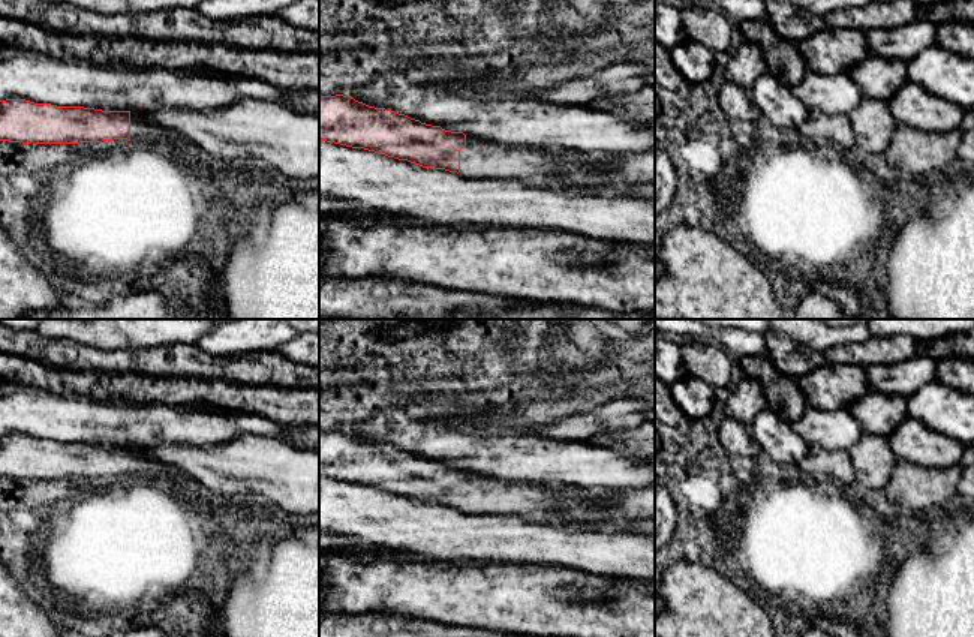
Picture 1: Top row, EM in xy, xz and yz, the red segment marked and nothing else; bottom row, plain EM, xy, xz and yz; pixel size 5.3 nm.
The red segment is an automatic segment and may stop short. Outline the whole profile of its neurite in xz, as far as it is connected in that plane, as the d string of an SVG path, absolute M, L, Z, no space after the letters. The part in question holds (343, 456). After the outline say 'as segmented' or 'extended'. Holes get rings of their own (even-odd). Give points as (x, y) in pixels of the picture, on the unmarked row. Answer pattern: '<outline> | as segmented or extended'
M343 430L319 432L319 477L364 484L465 514L517 516L544 525L553 516L583 520L589 502L613 502L617 493L566 486L562 496L553 496L536 483L502 481L445 466Z | extended

